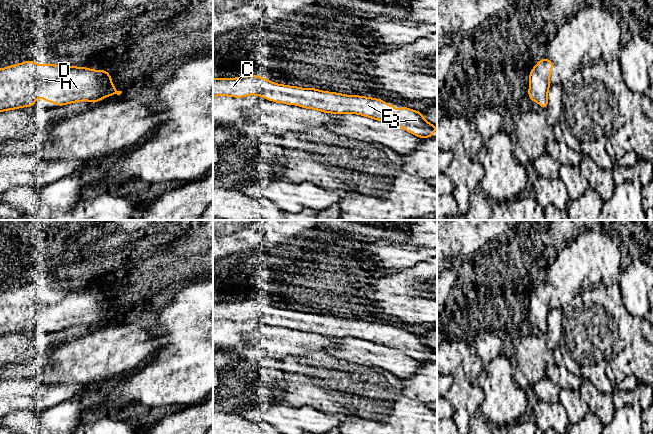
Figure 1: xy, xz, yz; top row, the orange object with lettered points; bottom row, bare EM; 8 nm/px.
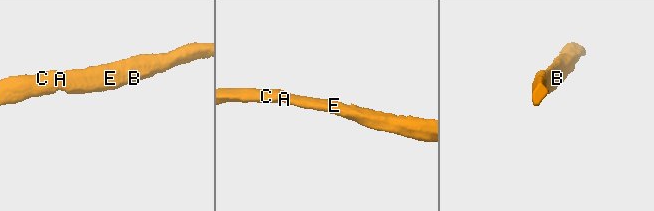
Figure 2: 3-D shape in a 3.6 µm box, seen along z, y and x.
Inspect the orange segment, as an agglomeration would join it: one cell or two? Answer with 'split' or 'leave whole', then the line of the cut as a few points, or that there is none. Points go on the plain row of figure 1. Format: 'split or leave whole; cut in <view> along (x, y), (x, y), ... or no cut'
leave whole; no cut

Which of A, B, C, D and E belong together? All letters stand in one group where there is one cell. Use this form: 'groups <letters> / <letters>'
groups A B C D E

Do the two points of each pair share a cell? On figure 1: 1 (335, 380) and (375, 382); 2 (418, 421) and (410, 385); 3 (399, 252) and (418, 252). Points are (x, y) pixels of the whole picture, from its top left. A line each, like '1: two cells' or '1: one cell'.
1: one cell
2: two cells
3: one cell

